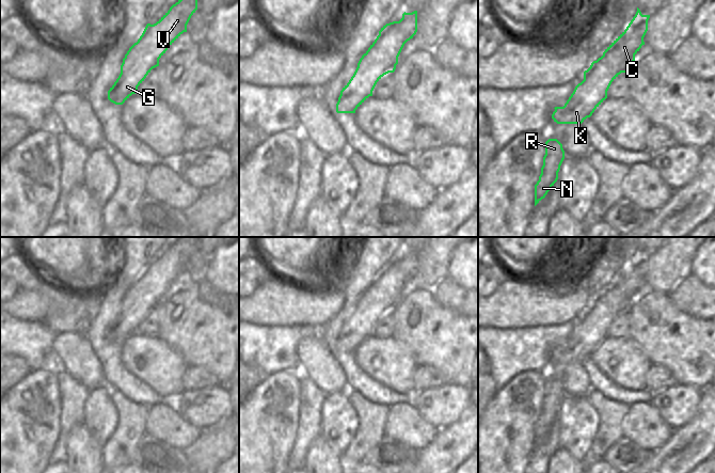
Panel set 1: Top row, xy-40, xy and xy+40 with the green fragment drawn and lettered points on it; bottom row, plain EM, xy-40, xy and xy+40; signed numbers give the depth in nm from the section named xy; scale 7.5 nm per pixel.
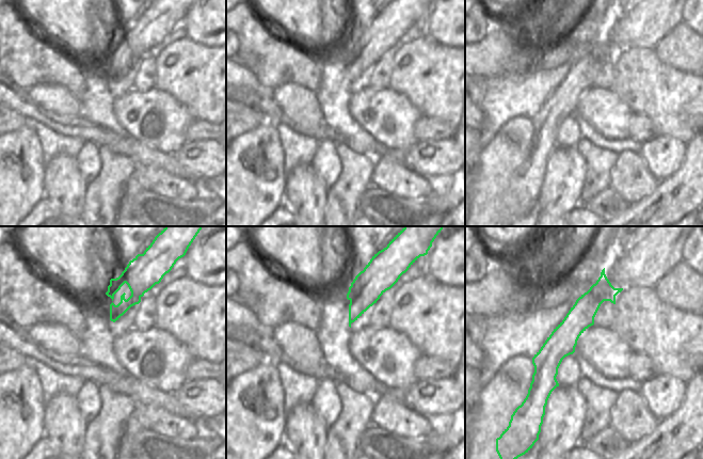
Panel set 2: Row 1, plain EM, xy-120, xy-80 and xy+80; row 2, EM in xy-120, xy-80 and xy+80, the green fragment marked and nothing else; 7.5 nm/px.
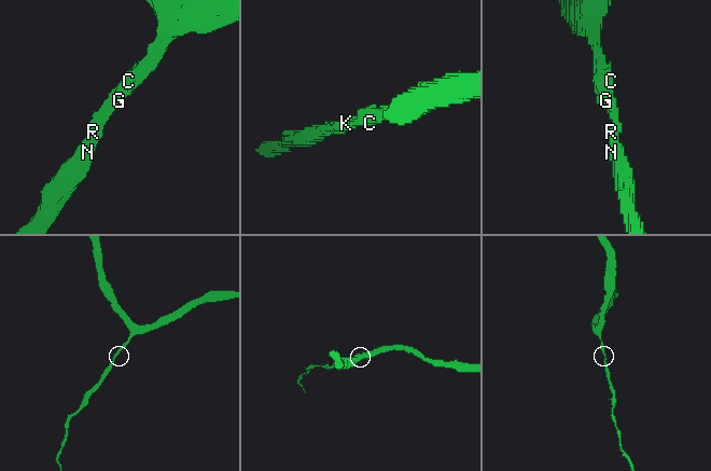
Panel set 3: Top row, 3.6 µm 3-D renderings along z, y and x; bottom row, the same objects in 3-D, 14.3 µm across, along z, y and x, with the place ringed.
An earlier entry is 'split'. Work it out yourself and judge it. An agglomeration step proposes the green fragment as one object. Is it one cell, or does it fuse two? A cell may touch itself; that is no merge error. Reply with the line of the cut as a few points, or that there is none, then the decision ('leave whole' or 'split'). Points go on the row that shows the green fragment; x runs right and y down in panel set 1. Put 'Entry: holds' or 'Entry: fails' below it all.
no cut; leave whole
Entry: fails

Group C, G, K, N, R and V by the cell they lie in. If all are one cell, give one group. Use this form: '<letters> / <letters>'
C G K N R V

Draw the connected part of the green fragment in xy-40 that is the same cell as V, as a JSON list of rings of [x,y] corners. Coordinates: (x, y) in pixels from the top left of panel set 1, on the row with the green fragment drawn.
[[[178,0],[154,25],[147,23],[142,35],[123,59],[121,74],[108,91],[108,99],[123,105],[150,70],[159,66],[159,59],[184,33],[191,16],[197,10],[197,0]]]

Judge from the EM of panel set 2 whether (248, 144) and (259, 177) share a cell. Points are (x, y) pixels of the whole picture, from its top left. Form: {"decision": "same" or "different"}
{"decision": "same"}

